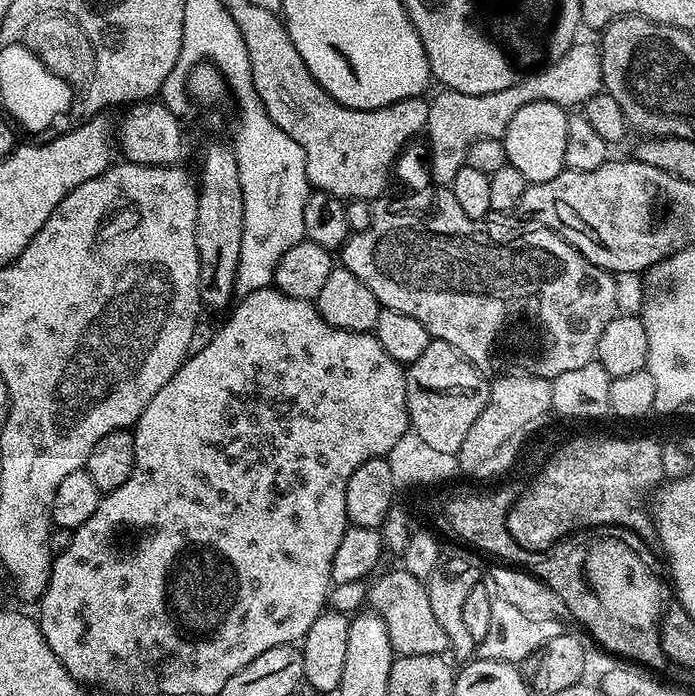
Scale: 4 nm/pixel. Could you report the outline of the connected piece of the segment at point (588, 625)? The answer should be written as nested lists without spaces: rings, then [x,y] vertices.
[[[608,540],[591,544],[591,546],[585,546],[585,548],[576,548],[571,542],[568,542],[565,543],[559,551],[560,550],[561,552],[558,553],[557,556],[548,556],[552,554],[537,555],[530,565],[531,574],[545,585],[559,603],[561,600],[561,602],[564,603],[565,610],[568,611],[606,651],[613,652],[613,654],[616,655],[614,657],[623,658],[625,661],[633,664],[647,666],[652,670],[660,670],[656,668],[660,668],[663,664],[666,664],[666,657],[660,645],[660,618],[664,614],[666,601],[660,596],[660,591],[658,591],[655,582],[652,580],[652,576],[648,576],[648,572],[644,572],[644,564],[640,564],[640,560],[636,560],[636,556],[632,556],[632,552],[628,552],[628,548],[624,548],[624,544],[611,544]]]

